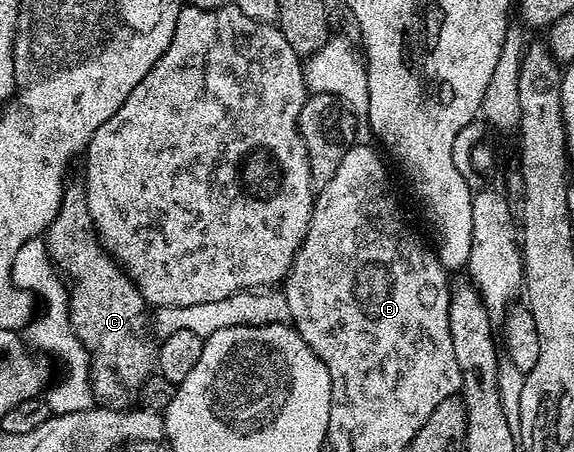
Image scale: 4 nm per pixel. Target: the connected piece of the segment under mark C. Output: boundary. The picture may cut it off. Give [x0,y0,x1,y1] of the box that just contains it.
[43,181,155,410]

